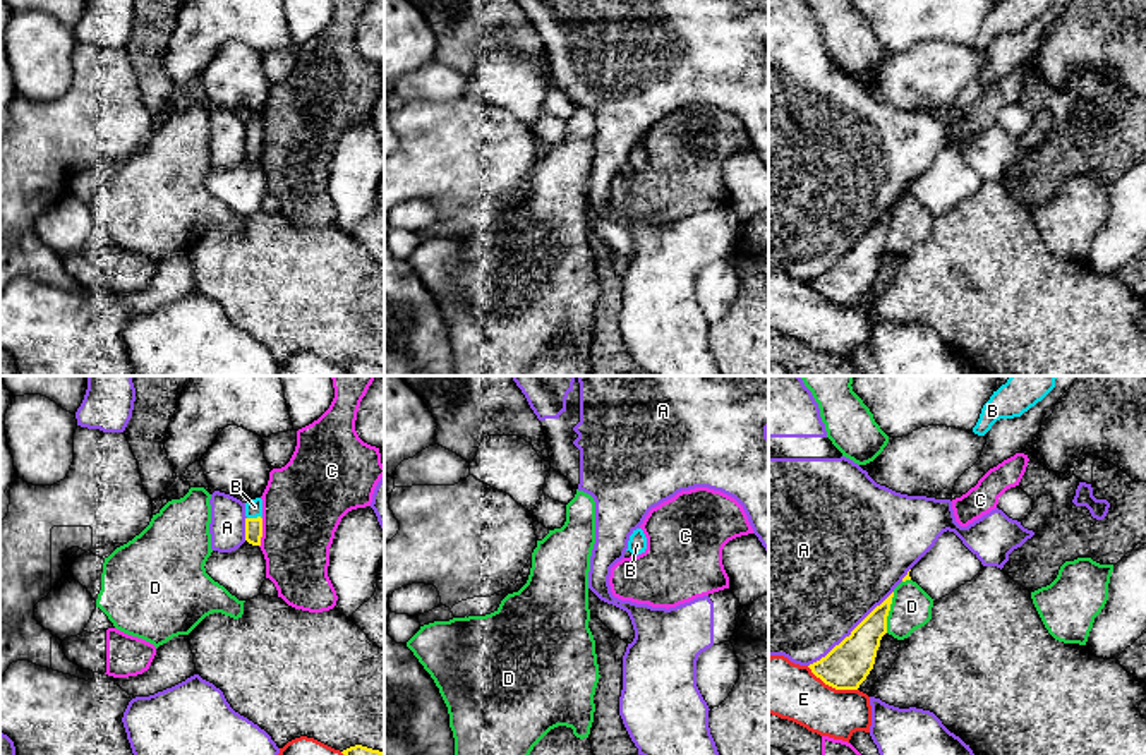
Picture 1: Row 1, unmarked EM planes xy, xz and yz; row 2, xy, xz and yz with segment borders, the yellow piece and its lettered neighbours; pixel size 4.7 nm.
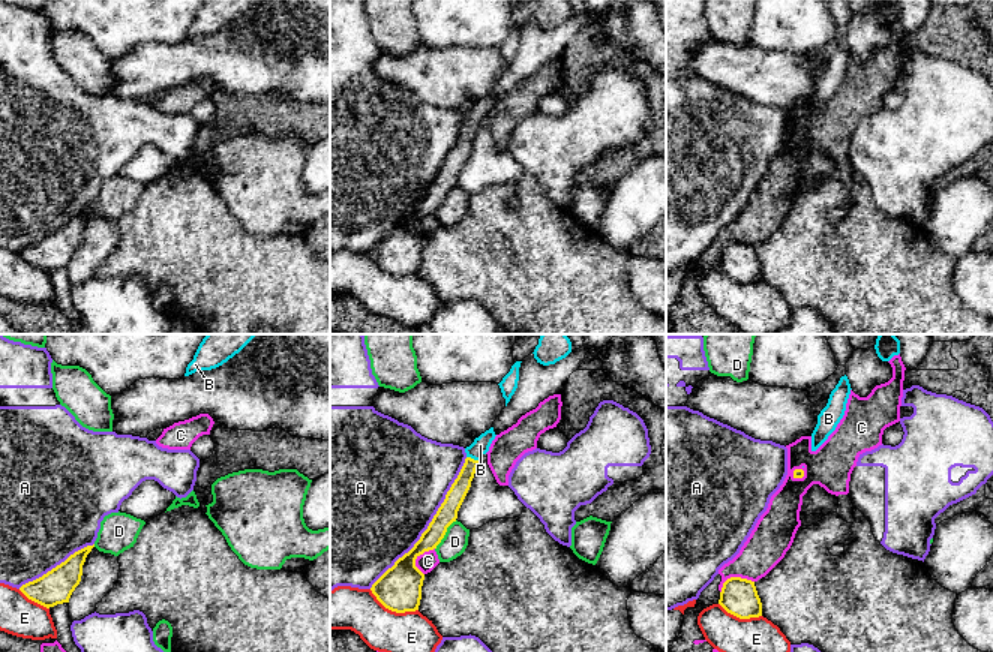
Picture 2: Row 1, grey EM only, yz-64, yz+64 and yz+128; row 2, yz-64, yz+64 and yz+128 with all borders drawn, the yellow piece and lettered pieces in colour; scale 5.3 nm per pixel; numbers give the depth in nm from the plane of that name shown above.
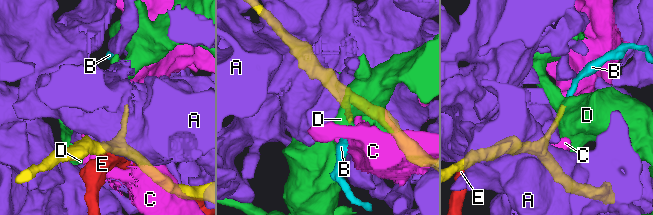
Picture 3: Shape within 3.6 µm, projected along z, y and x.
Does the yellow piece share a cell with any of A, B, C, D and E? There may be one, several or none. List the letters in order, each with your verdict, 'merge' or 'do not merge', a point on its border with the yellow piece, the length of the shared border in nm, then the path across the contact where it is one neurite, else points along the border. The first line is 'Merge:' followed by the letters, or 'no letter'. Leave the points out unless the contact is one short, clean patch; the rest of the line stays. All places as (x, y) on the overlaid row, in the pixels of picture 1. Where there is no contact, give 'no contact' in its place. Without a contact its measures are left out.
Merge: B
A: do not merge | yz (851, 634) | 550 nm
B: merge | xy (254, 519) | 70 nm
C: do not merge | xy (261, 532) | 140 nm
D: do not merge | yz (887, 613) | 200 nm | along yz (894, 592), (886, 618), (886, 632)
E: do not merge | yz (832, 687) | 260 nm

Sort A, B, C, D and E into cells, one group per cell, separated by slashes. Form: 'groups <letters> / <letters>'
groups A / B / C / D / E

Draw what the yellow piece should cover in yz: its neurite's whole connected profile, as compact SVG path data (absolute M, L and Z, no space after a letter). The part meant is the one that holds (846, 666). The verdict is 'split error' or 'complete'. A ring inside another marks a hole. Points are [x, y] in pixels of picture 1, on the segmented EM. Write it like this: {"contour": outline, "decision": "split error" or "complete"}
{"contour": "M894 592L849 637L810 664L811 673L835 690L858 690L873 669L880 640L887 633L892 597Z", "decision": "complete"}

